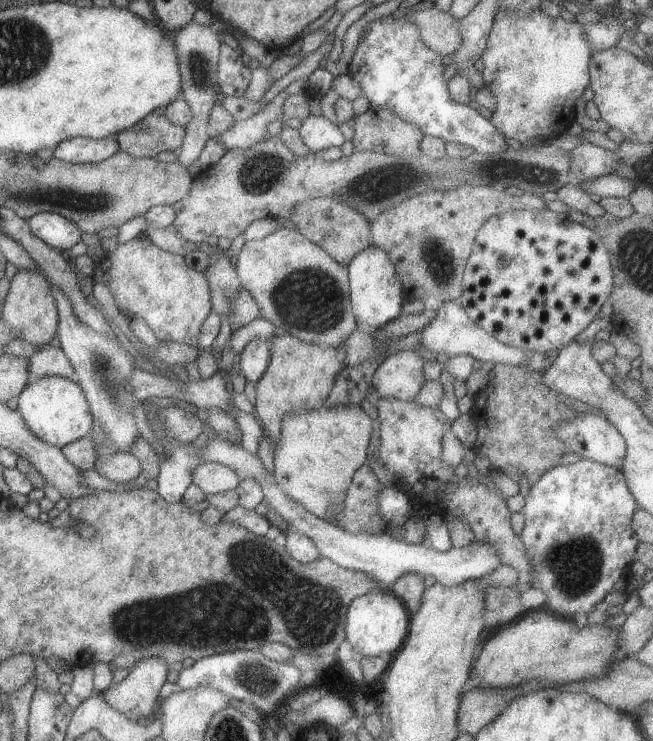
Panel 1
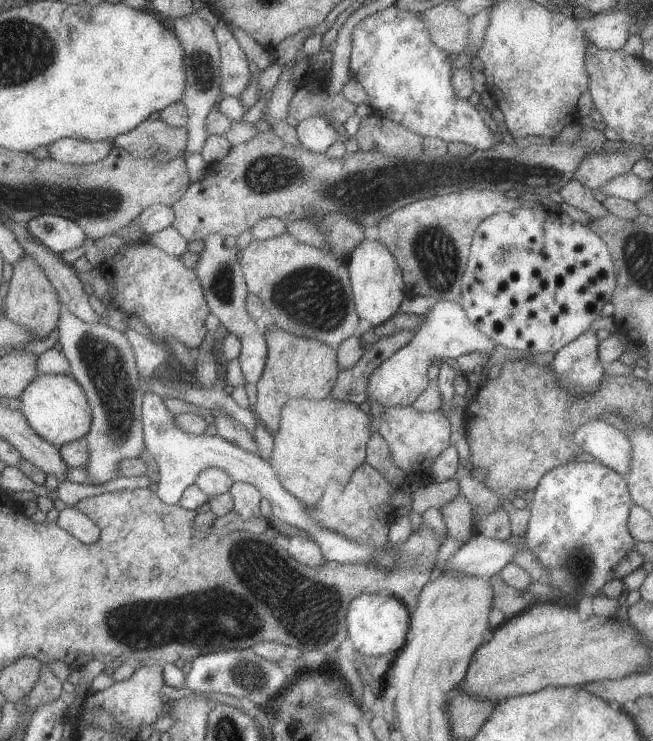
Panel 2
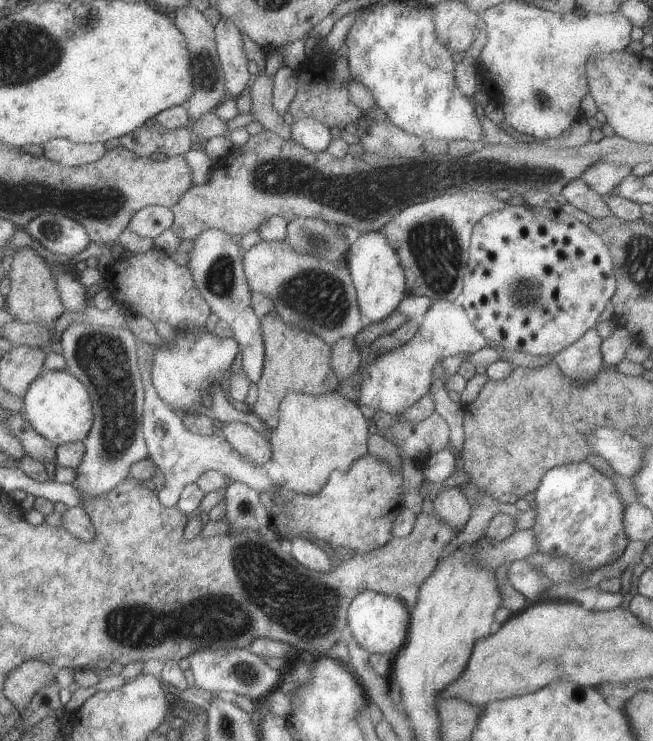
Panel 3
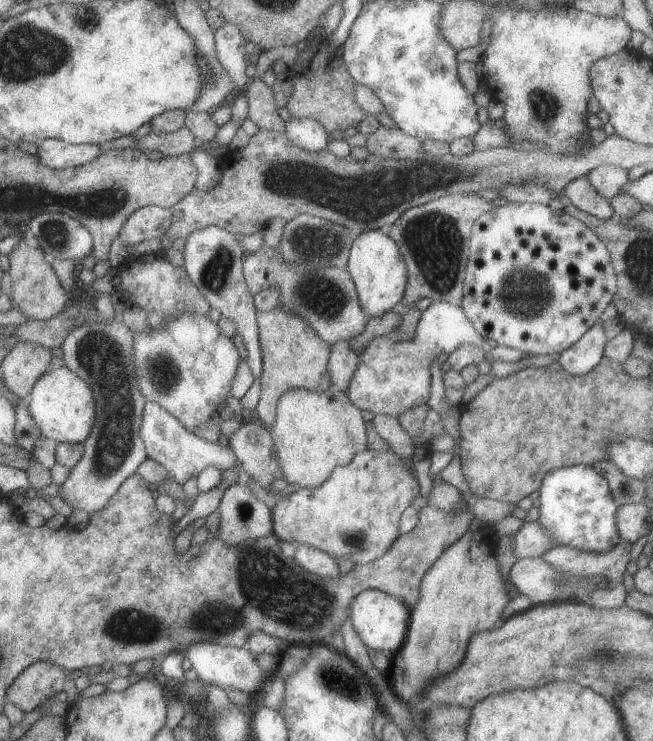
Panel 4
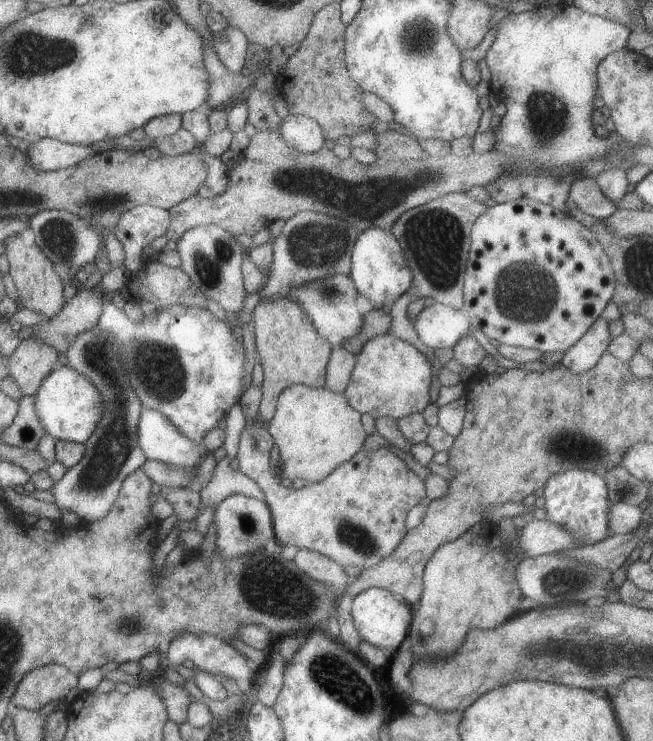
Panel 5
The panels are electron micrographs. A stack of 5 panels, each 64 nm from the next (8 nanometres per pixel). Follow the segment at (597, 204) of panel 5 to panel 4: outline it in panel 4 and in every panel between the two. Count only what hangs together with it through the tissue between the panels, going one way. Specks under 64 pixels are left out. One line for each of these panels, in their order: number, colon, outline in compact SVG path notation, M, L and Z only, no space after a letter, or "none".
4: M581 176L581 178L575 178L573 182L569 182L561 194L567 196L575 208L587 212L589 216L595 216L599 220L615 218L615 210L611 208L609 200L603 198L591 186L591 182L587 180L587 176Z

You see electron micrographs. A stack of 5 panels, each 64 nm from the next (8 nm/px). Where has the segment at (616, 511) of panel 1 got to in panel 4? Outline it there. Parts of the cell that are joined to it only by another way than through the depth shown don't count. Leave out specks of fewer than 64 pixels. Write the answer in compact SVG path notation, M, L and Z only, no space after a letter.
M571 466L547 472L535 506L539 508L539 522L551 532L555 546L569 546L583 552L605 552L619 540L615 528L617 506L611 500L607 482L595 468Z

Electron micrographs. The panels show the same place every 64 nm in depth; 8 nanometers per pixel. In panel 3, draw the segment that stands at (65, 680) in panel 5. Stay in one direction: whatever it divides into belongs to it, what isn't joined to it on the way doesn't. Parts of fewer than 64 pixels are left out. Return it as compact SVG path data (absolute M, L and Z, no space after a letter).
M27 660L7 676L3 684L3 694L15 706L15 712L23 714L35 692L39 692L43 686L57 684L55 674L57 670L45 662Z

